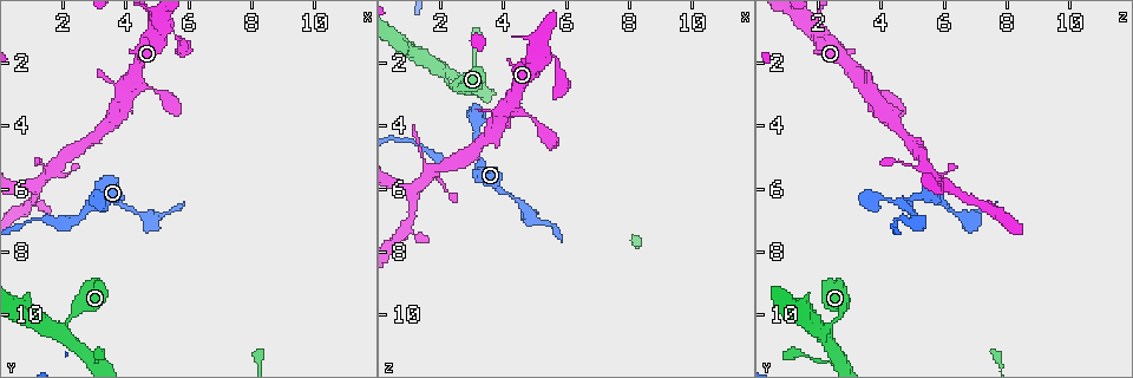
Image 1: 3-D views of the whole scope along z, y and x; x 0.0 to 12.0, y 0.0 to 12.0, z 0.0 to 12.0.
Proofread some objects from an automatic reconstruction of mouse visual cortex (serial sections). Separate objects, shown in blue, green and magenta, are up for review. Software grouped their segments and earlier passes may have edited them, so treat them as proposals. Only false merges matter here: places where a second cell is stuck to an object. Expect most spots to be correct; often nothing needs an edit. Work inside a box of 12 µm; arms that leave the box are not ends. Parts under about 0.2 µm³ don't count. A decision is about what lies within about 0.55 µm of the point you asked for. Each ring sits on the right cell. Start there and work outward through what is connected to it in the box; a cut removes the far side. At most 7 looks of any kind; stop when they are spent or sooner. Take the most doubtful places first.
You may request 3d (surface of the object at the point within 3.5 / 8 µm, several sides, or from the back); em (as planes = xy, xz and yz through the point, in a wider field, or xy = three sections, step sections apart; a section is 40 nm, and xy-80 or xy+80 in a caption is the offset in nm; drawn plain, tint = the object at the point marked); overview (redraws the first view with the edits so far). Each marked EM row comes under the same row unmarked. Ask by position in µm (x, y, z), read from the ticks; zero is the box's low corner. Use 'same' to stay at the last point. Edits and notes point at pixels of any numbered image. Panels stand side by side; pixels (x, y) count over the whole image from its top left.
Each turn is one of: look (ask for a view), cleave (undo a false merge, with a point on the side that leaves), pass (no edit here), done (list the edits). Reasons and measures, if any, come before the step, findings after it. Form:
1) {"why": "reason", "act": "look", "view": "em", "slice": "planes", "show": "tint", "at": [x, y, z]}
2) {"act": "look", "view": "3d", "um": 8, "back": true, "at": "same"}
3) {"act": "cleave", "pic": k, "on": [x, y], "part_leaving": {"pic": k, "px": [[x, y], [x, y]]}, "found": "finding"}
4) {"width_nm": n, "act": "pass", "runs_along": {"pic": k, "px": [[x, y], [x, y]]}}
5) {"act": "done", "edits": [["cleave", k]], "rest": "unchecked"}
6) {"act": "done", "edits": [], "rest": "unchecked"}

{"why": "thin neck", "act": "look", "view": "3d", "um": 8, "at": [4.2, 6.7, 6.3]}

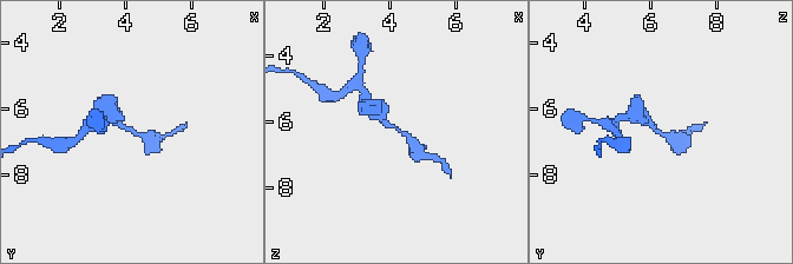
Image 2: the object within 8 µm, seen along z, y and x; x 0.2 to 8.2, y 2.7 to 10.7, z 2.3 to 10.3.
{"act": "look", "view": "em", "slice": "xy", "step": 2, "show": "tint", "at": [4.2, 6.7, 6.3]}

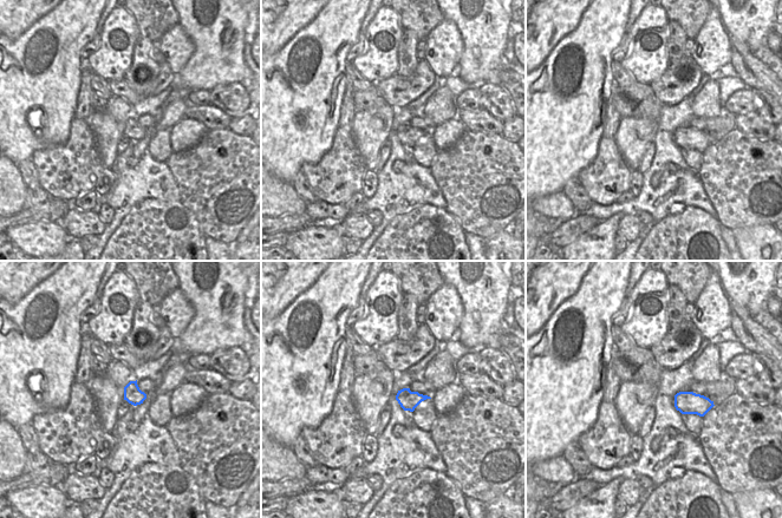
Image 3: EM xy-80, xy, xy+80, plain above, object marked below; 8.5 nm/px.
{"act": "pass", "runs_along": {"pic": 2, "px": [[375, 107], [420, 152]]}, "found": "one cell here"}

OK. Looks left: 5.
{"why": "three-way junction", "act": "look", "view": "3d", "um": 3.5, "back": true, "at": [1.1, 5.9, 6.0]}

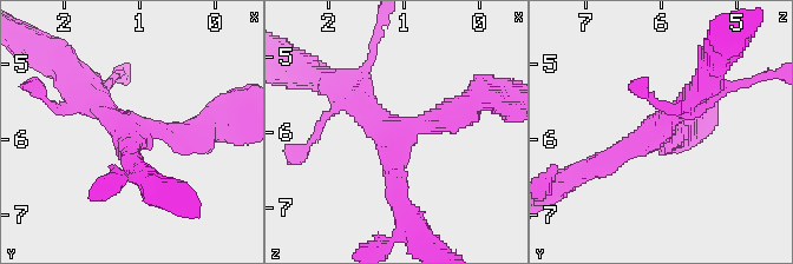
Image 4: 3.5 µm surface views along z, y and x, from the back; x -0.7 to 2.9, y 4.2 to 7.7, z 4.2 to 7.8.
{"arm_widths_nm": [300, 300, 350], "act": "pass", "found": "all the same cell"}

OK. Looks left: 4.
{"why": "three arms meet", "act": "look", "view": "3d", "um": 3.5, "at": [5.2, 0.9, 1.8]}

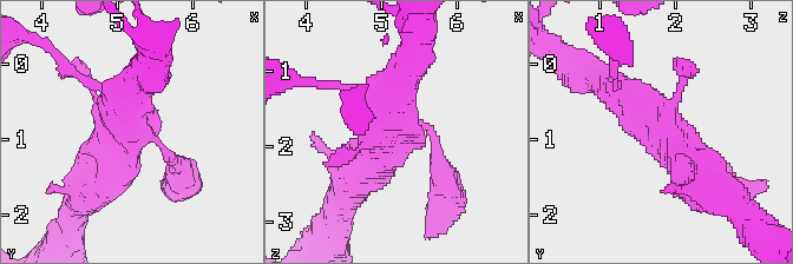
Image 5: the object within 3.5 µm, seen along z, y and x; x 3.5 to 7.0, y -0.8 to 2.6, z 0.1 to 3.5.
{"act": "look", "view": "em", "slice": "xy", "step": 1, "show": "tint", "at": [5.10, 0.95, 1.85]}

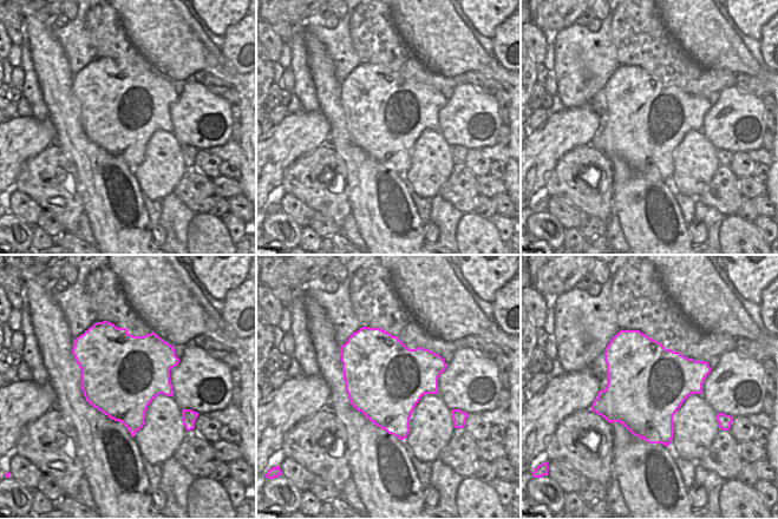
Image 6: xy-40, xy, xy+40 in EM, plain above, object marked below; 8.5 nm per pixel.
{"act": "pass", "runs_along": {"pic": 5, "px": [[705, 192], [650, 116], [610, 87]]}, "found": "one cell here"}

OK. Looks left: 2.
{"act": "done", "edits": [], "rest": "unchecked"}

